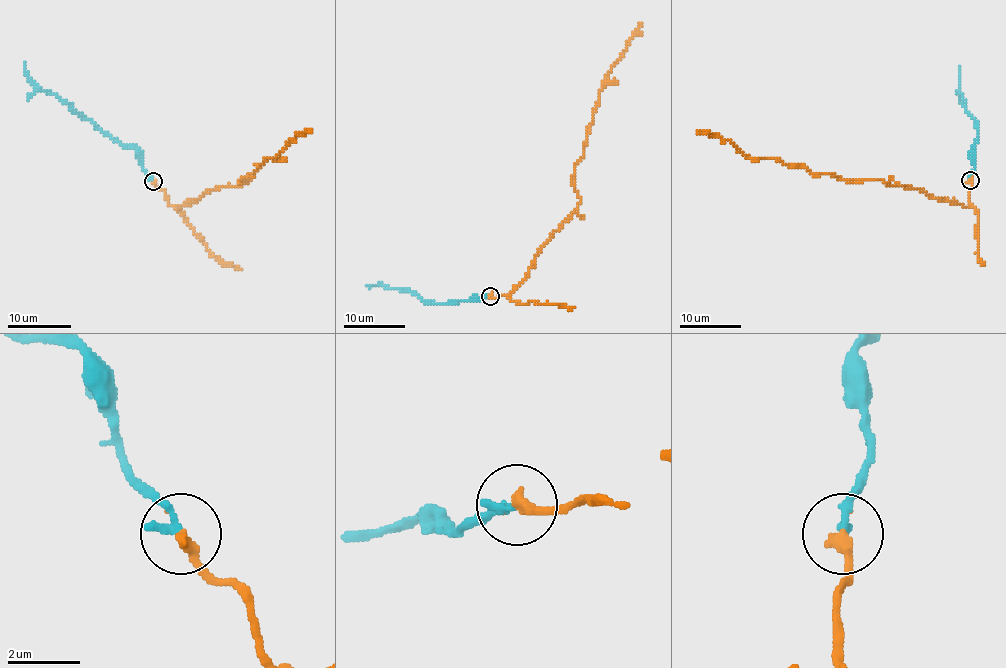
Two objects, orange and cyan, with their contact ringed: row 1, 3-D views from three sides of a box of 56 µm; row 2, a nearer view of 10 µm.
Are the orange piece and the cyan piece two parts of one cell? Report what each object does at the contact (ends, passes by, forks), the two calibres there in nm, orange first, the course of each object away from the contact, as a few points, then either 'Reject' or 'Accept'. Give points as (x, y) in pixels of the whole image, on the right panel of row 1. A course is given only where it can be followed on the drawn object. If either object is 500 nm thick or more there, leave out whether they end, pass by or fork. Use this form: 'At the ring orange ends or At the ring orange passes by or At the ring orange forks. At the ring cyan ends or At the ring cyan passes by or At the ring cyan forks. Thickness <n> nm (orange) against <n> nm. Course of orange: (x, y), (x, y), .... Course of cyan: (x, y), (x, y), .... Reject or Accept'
At the ring orange ends. At the ring cyan ends. Thickness 320 nm (orange) against 240 nm. Course of orange: (969, 180), (968, 206), (876, 180), (810, 174), (798, 165), (746, 156), (729, 140), (714, 134), (696, 133). Course of cyan: (969, 180), (974, 168), (972, 149), (975, 146), (977, 122), (963, 105), (959, 81), (960, 67). Accept

